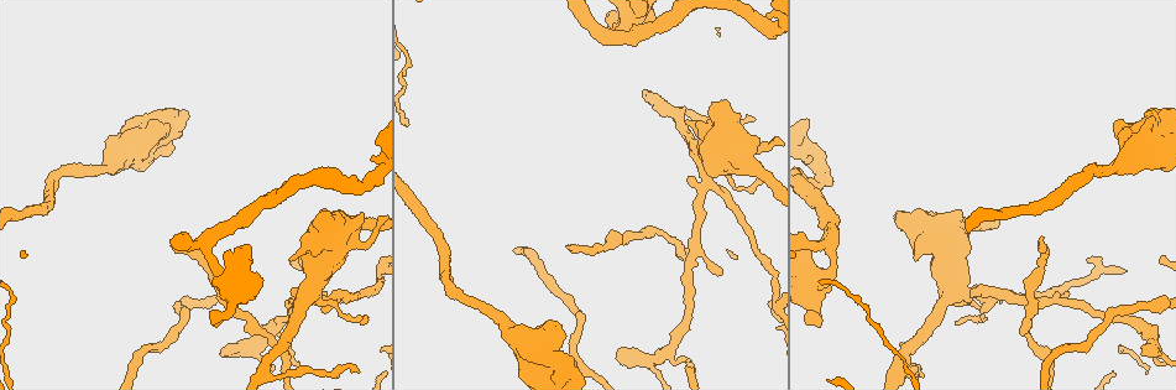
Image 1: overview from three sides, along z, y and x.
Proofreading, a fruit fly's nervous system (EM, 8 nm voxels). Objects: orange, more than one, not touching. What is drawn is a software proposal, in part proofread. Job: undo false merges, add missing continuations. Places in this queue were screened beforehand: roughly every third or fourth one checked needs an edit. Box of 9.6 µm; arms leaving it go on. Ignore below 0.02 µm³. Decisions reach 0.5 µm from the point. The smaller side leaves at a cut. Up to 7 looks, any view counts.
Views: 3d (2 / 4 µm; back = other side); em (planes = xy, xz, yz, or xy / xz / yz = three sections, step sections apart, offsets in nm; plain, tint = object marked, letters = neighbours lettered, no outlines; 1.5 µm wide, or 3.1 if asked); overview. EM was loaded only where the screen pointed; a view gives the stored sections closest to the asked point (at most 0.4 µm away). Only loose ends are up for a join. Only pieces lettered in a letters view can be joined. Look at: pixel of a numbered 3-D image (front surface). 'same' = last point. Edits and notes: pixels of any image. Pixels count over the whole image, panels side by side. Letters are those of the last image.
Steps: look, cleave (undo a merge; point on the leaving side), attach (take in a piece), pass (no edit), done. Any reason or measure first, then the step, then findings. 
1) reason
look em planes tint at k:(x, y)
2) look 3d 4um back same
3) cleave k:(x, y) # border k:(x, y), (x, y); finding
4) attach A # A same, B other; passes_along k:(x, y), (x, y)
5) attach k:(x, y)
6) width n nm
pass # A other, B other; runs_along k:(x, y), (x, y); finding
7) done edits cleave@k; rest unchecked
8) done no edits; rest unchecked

an open end
look 3d 4um at 1:(618, 360)

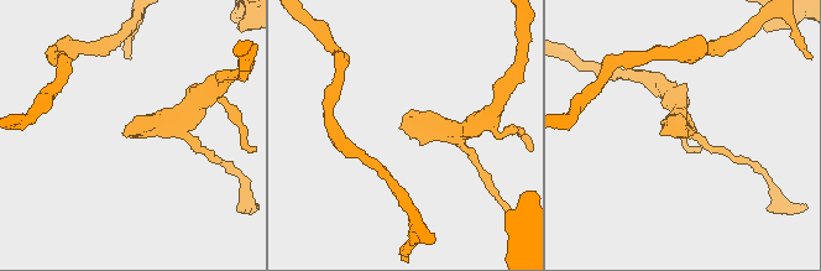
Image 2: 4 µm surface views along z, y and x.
look em planes letters at 2:(401, 129)

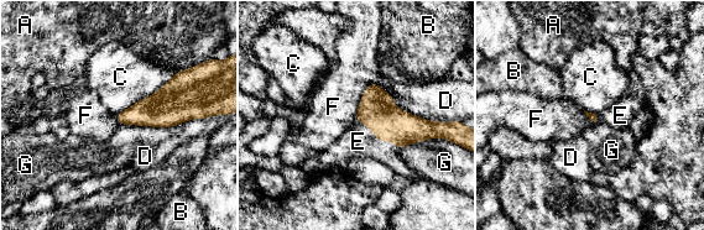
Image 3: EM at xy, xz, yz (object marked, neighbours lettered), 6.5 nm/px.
attach E # A other, B other, C other, D other, E same, F other, G other; it goes on there

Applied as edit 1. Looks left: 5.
see it whole again
look overview

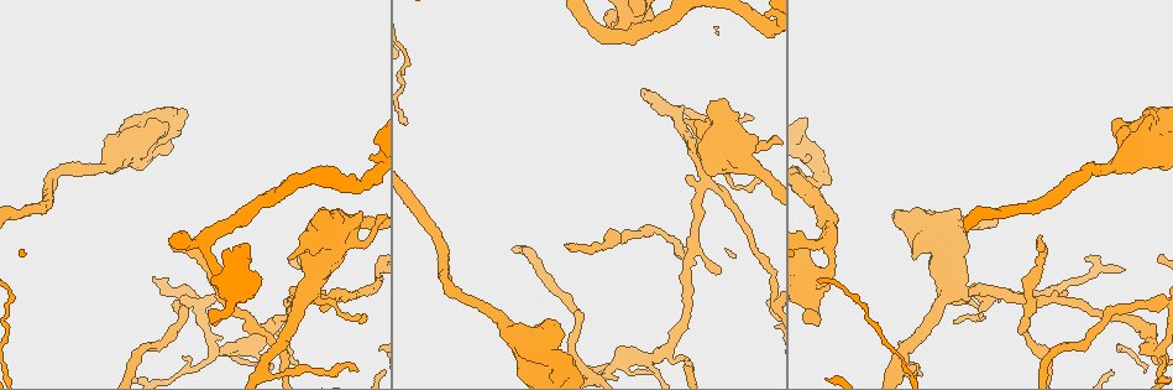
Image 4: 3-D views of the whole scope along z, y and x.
free end
look 3d 2um at 4:(570, 247)

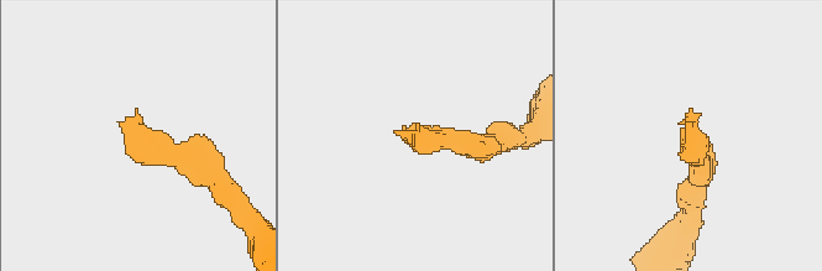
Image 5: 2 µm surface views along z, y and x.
look em yz step 8 letters at 5:(136, 112)

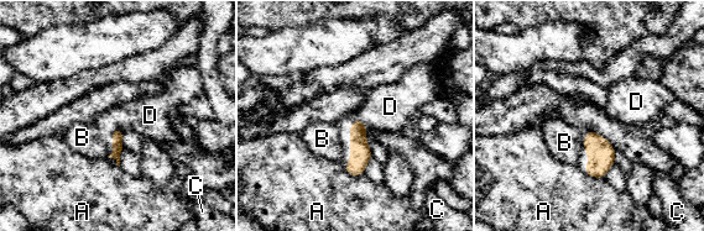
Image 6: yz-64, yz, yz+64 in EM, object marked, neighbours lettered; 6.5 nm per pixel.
look em planes letters same

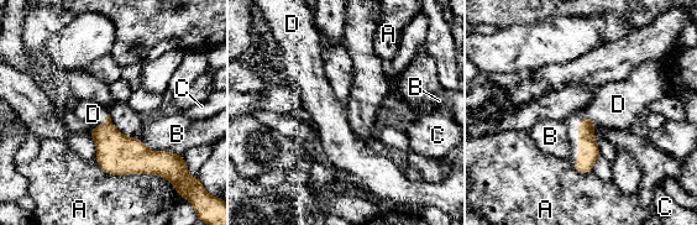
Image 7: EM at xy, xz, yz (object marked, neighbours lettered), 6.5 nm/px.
attach D # A other, B other, C other, D same; passes_along 7:(588, 151), (578, 139), (606, 111); it goes on there

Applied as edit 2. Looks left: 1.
done edits attach@3, attach@7; rest unchecked

